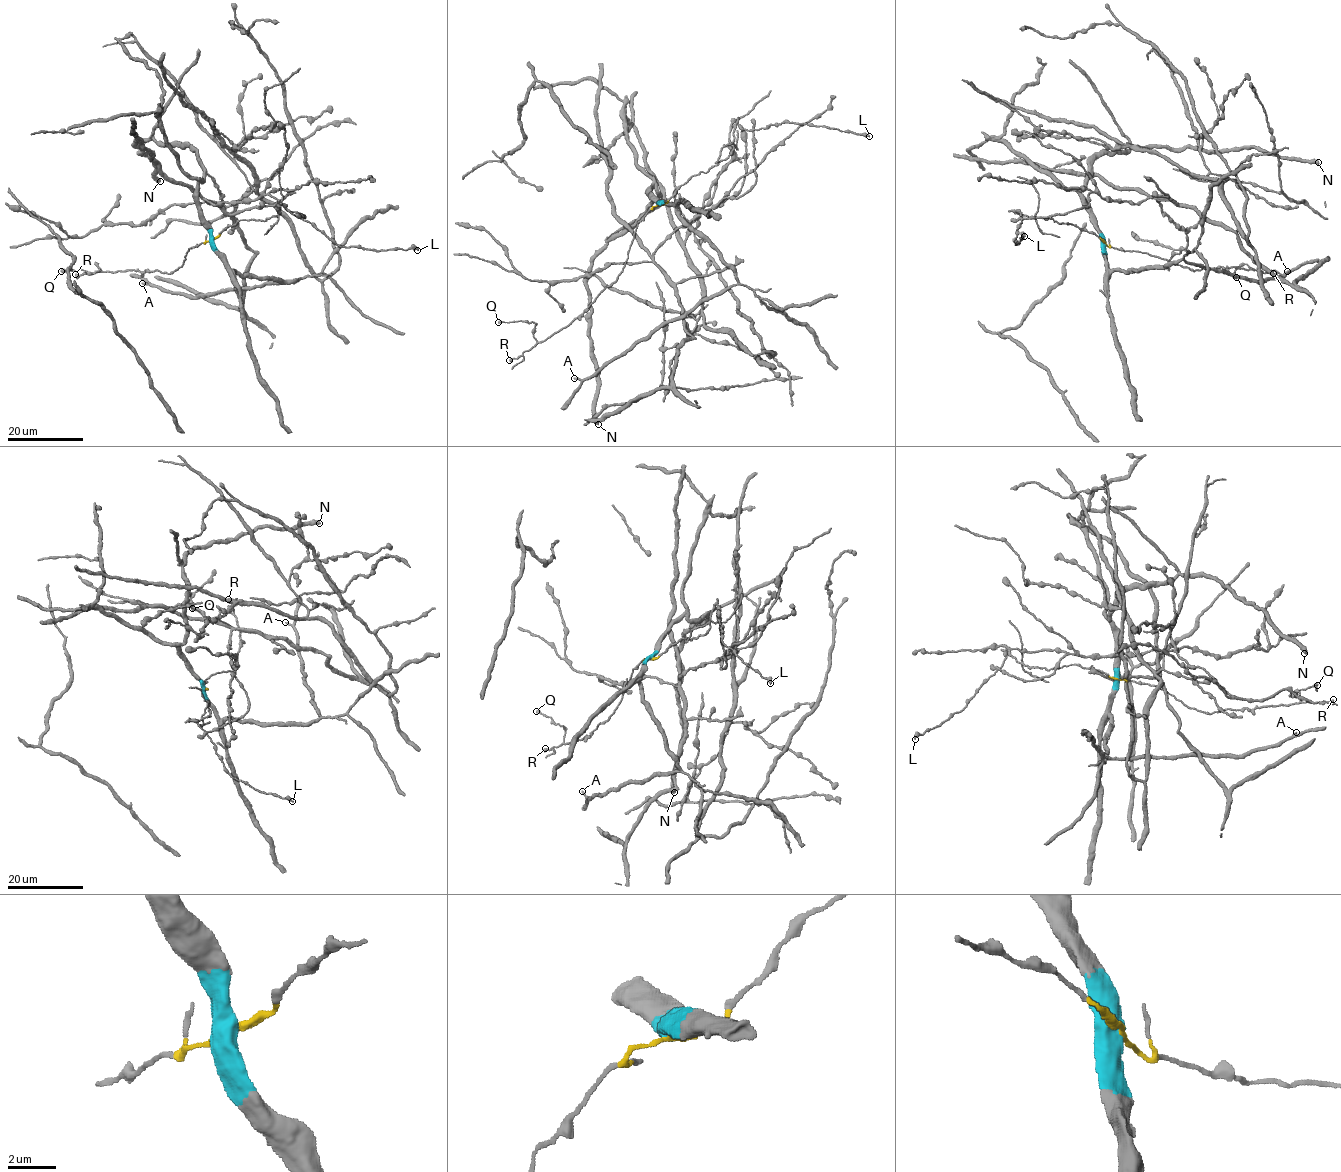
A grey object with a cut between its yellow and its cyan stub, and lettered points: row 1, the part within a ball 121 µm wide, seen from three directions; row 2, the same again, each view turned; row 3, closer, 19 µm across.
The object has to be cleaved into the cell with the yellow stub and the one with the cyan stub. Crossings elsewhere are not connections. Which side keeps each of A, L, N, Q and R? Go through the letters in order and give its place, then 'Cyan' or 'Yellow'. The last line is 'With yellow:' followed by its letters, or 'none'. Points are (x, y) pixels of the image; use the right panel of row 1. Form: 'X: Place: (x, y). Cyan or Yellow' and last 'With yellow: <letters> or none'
A: Place: (1287, 271). Cyan
L: Place: (1024, 236). Yellow
N: Place: (1318, 162). Cyan
Q: Place: (1236, 277). Yellow
R: Place: (1273, 273). Yellow
With yellow: L, Q, R

